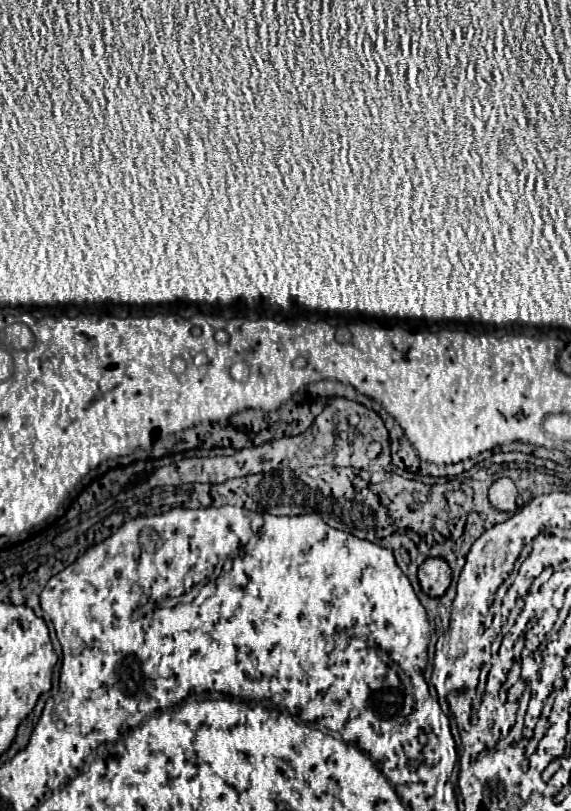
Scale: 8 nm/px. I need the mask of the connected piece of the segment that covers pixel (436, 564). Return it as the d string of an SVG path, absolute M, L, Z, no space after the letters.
M440 557L436 559L426 559L420 567L418 567L418 579L422 585L422 591L430 597L442 597L450 585L452 579L452 571L448 567L448 563Z

